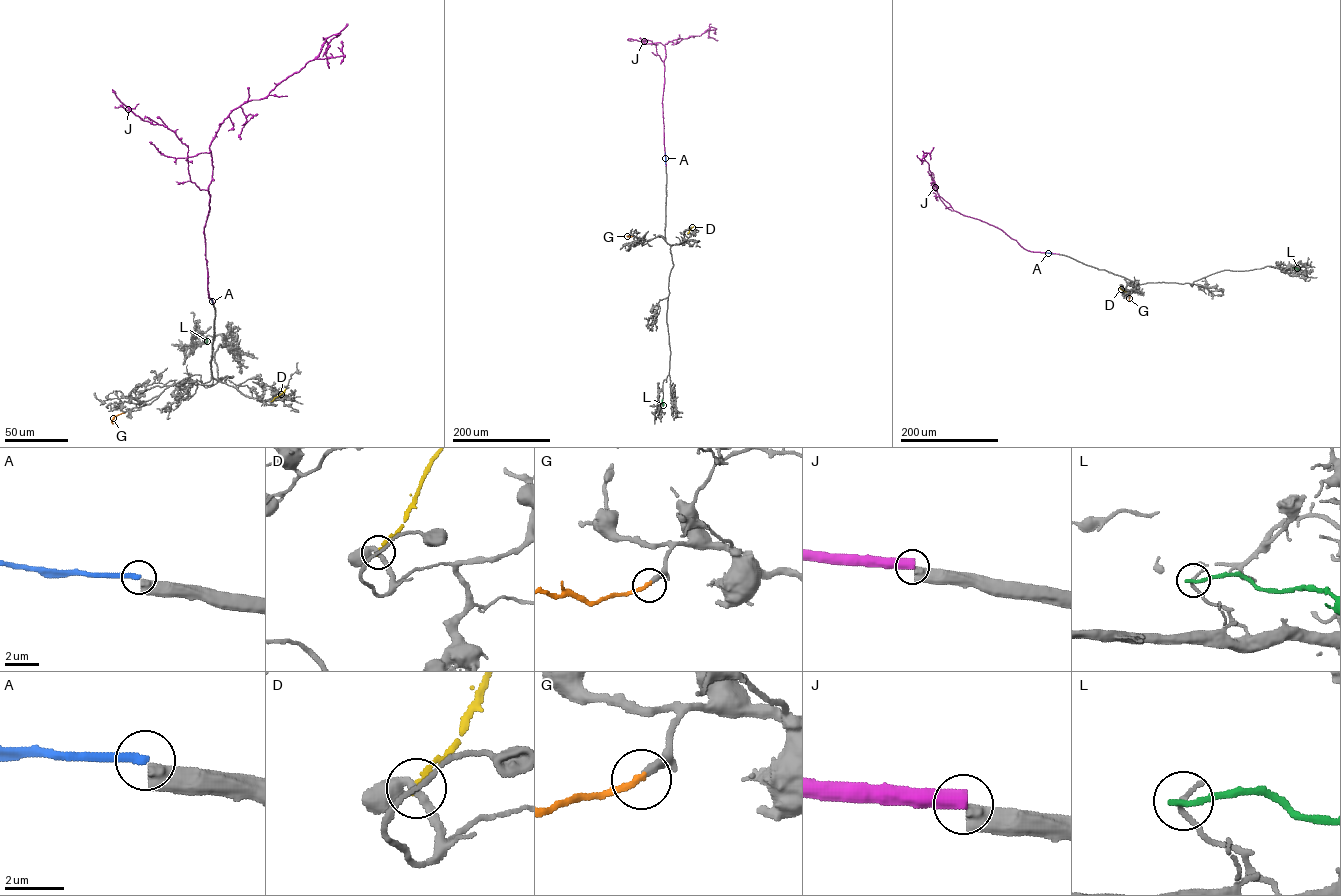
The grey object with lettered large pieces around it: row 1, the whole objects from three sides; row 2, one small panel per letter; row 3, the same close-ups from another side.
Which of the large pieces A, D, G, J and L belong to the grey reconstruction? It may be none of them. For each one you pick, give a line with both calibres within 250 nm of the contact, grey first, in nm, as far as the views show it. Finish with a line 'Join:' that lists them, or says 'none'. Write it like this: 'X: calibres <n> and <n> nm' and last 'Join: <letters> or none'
G: calibres 300 and 240 nm
Join: G

